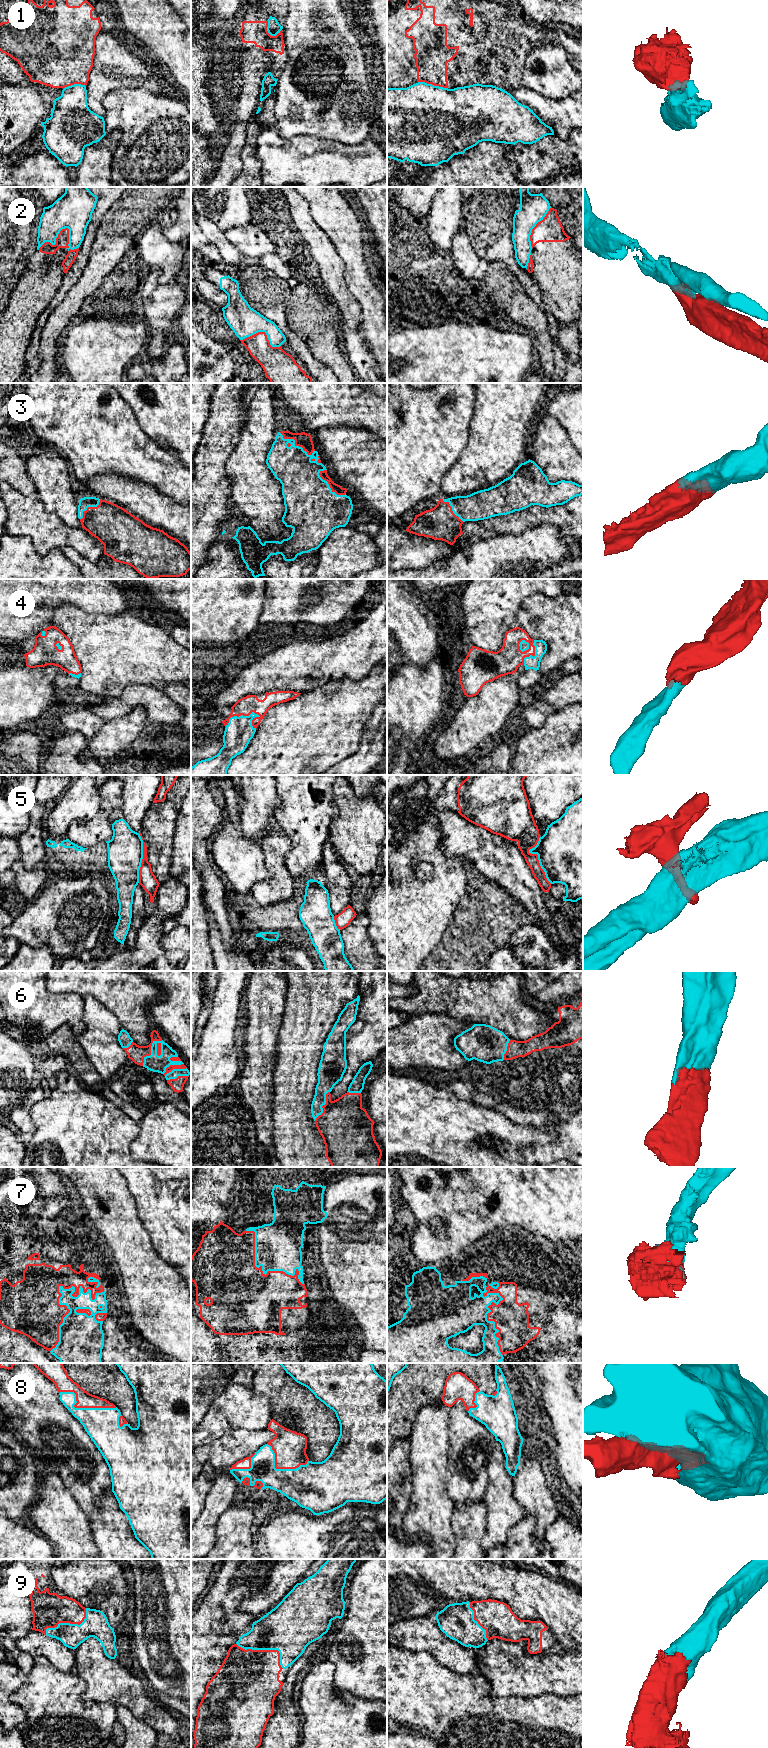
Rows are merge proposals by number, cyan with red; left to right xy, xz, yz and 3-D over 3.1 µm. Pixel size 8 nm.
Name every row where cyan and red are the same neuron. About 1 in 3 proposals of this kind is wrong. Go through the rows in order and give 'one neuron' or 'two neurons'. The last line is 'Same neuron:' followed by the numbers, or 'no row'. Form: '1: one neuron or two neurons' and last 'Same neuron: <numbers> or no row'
1: two neurons
2: two neurons
3: one neuron
4: one neuron
5: two neurons
6: one neuron
7: one neuron
8: one neuron
9: one neuron
Same neuron: 3, 4, 6, 7, 8, 9

